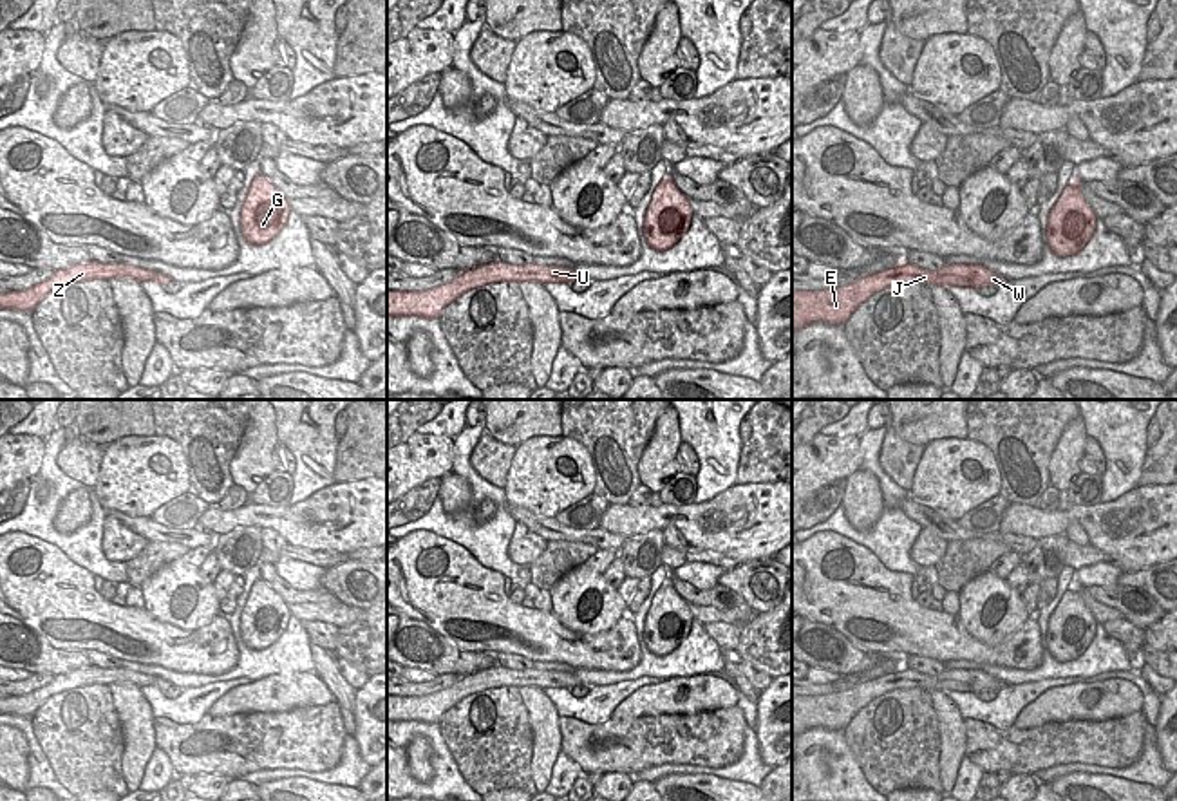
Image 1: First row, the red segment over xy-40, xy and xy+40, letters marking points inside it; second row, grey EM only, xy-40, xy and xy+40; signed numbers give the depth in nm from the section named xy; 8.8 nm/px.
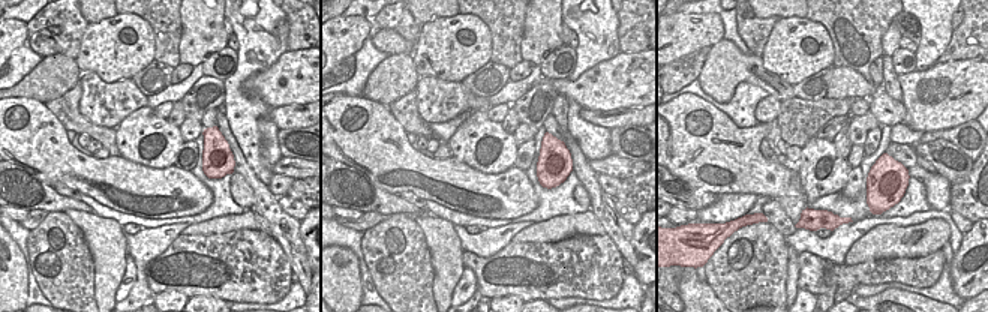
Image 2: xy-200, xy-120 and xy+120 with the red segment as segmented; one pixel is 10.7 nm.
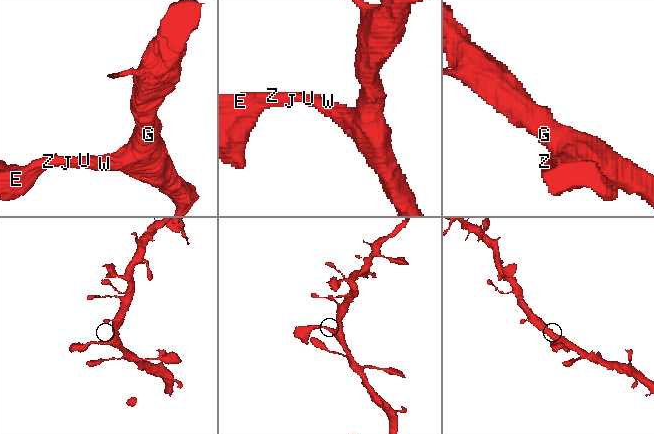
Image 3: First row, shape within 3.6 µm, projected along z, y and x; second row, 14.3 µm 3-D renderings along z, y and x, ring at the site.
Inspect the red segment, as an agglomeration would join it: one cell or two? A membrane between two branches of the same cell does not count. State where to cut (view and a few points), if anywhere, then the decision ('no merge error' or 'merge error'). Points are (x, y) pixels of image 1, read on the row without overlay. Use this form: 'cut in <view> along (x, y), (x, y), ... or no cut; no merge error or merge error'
no cut; no merge error

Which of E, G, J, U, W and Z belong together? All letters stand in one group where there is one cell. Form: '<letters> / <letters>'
E G J U W Z

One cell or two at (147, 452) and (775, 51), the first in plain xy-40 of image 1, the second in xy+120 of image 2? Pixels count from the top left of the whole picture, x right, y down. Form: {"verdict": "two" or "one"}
{"verdict": "one"}

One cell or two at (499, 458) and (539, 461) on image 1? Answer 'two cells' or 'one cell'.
two cells

